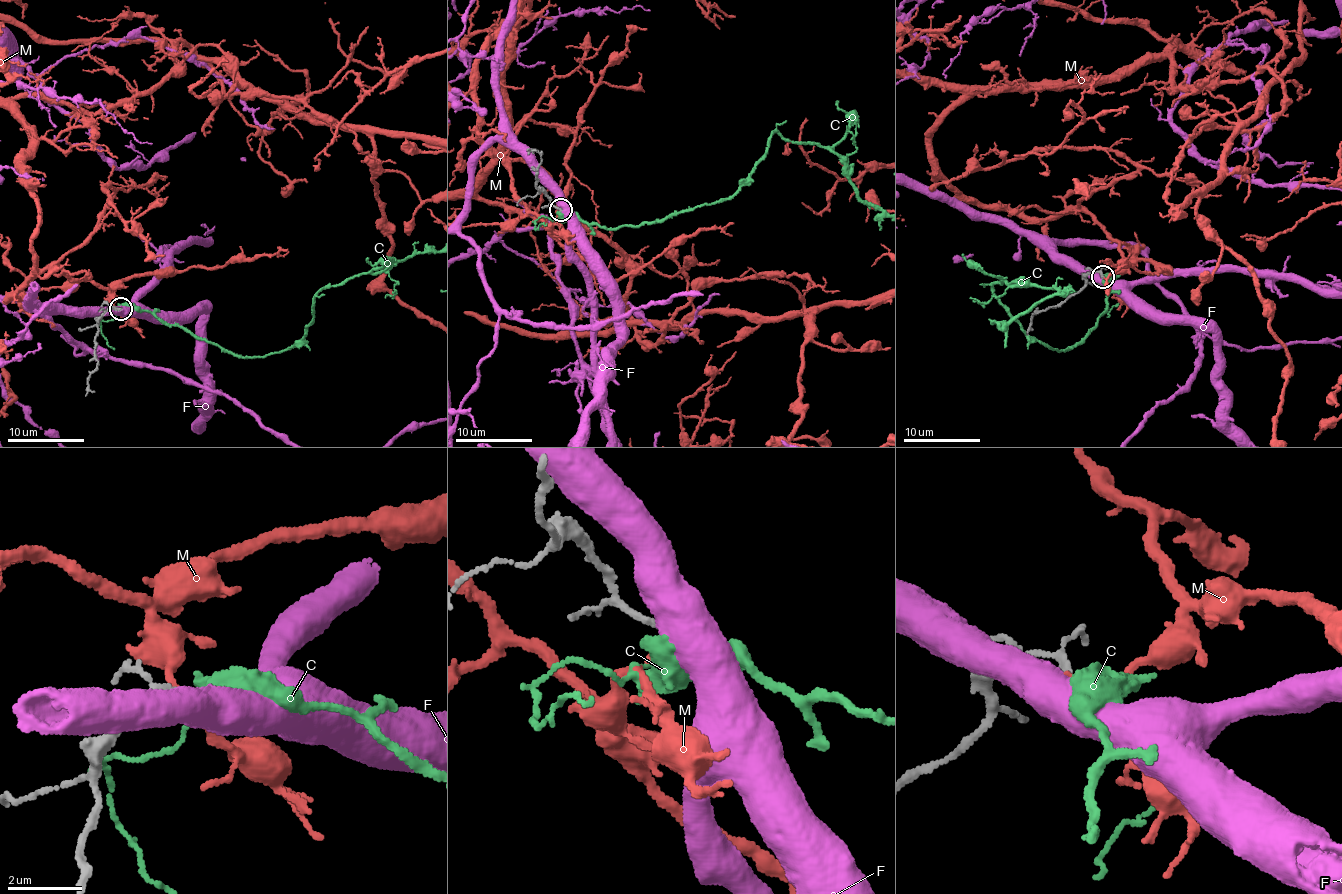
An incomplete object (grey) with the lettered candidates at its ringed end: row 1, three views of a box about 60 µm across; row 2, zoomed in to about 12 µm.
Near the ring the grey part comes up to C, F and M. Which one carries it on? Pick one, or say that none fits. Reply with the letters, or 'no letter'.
C

